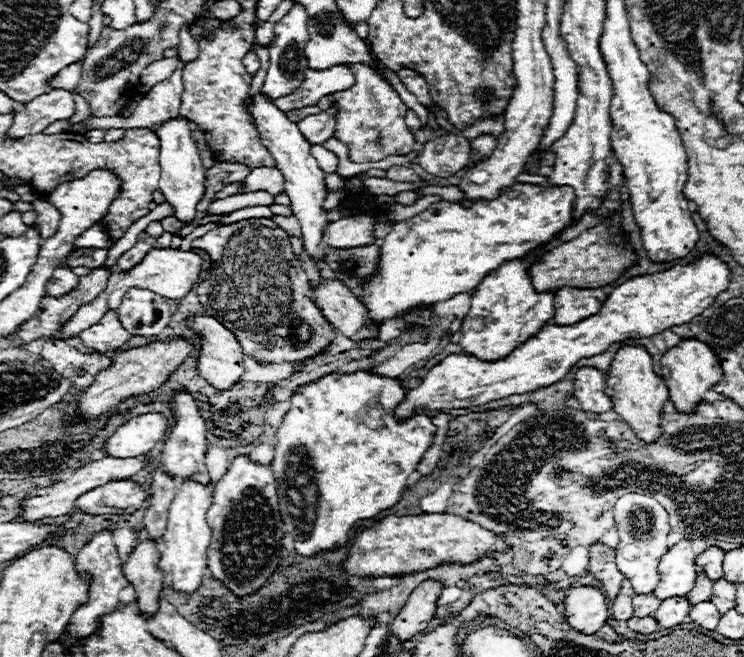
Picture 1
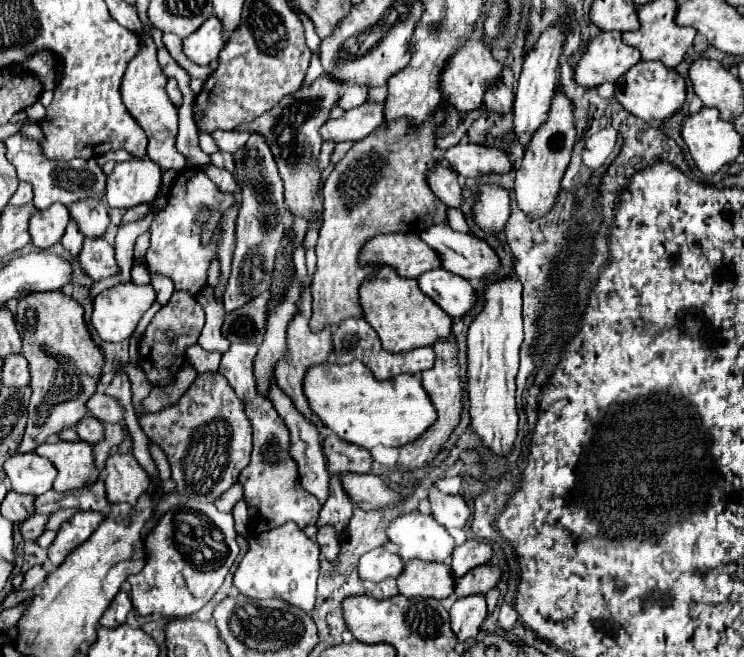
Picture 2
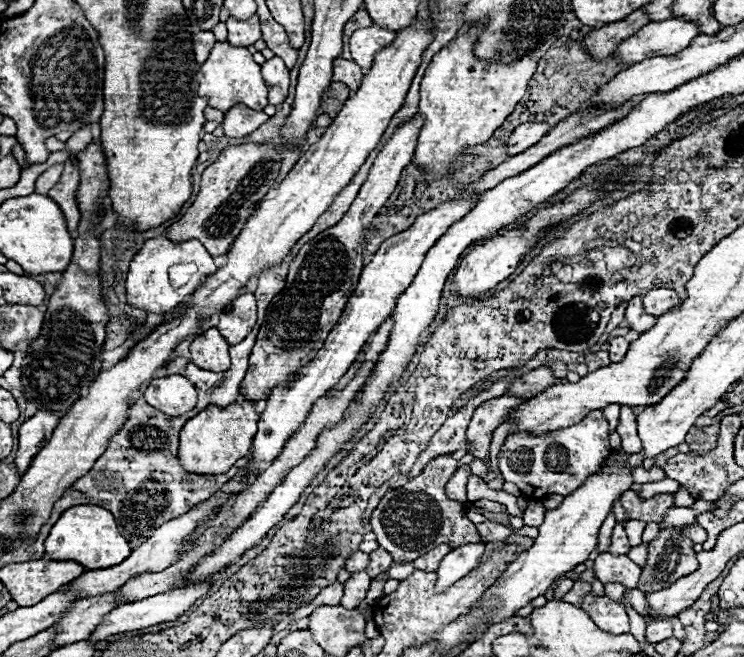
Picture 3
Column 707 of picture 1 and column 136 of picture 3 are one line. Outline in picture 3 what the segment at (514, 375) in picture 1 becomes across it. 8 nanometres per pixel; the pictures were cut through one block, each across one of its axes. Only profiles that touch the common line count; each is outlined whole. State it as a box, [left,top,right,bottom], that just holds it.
[126,236,216,314]

